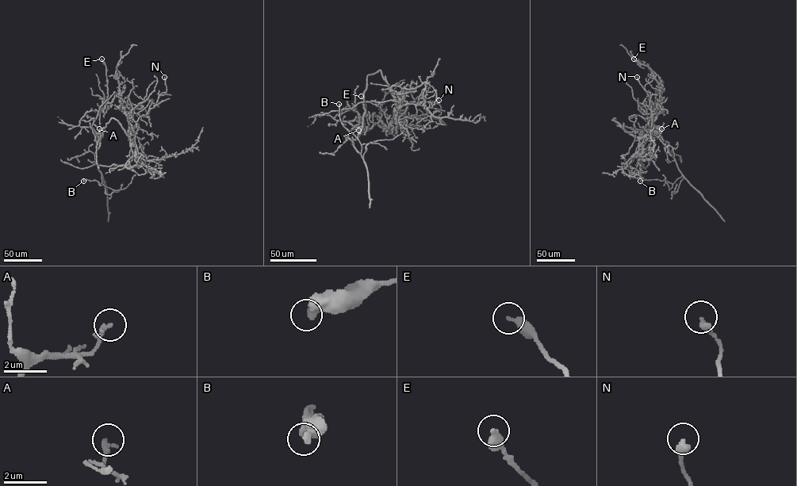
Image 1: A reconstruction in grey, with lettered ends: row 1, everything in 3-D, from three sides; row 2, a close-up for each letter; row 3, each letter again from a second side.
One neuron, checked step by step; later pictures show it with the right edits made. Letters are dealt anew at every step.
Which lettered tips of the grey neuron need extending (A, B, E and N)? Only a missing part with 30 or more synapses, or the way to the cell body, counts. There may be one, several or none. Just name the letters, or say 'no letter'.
no letter

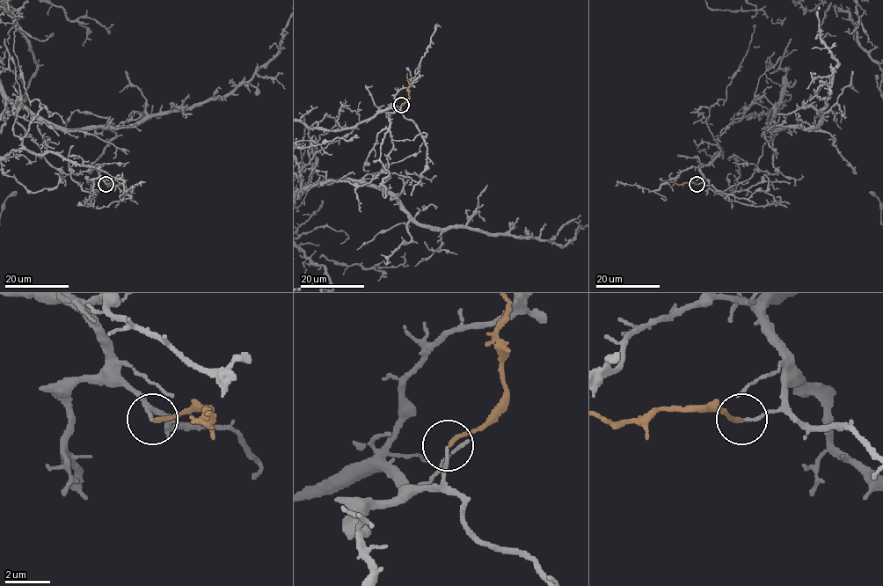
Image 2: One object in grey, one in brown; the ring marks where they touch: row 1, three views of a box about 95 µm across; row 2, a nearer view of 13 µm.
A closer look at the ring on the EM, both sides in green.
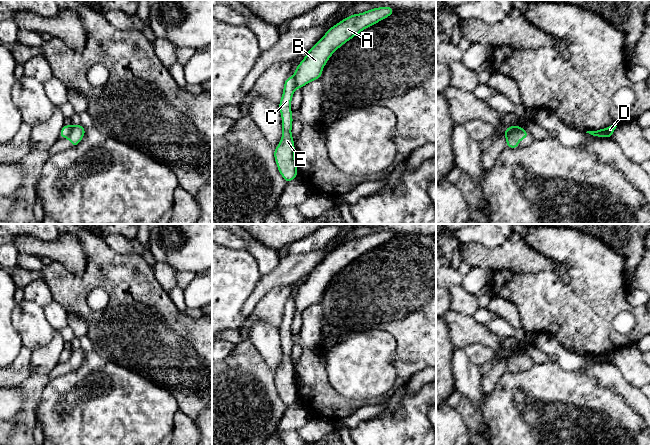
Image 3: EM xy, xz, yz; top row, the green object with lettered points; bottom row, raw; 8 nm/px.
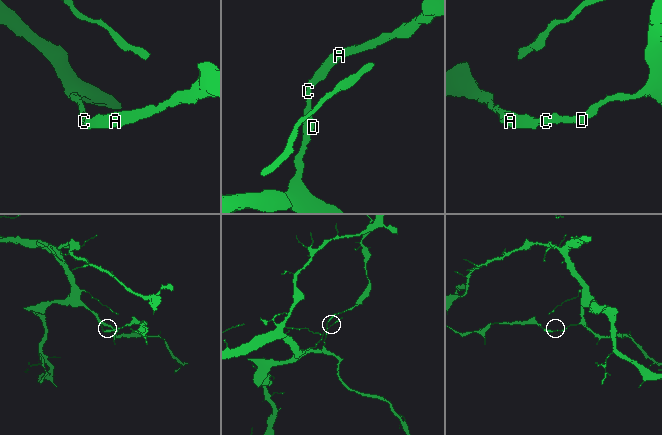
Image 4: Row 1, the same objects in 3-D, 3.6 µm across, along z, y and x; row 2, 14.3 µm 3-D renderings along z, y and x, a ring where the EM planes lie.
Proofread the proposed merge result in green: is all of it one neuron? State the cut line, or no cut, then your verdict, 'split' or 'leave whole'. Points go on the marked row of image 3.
cut xy (72, 126), (66, 137); split

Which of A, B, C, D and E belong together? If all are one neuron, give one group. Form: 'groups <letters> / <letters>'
groups A B / C D E

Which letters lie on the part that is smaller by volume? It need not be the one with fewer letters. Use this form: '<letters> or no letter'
A, B

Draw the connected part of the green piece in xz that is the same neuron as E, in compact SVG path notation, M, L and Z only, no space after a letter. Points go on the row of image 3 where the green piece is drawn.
M287 77L284 83L282 98L279 102L280 114L282 117L282 138L274 150L274 158L278 170L286 183L297 178L297 164L295 160L295 147L292 138L292 111L291 100L295 90L294 77Z

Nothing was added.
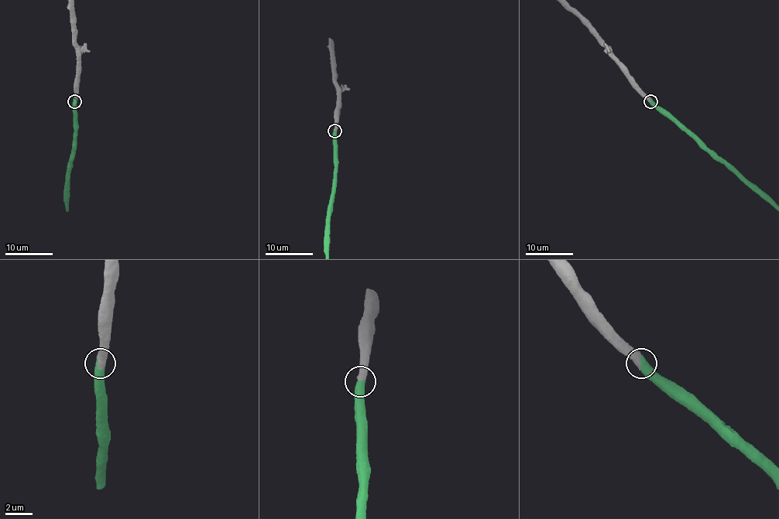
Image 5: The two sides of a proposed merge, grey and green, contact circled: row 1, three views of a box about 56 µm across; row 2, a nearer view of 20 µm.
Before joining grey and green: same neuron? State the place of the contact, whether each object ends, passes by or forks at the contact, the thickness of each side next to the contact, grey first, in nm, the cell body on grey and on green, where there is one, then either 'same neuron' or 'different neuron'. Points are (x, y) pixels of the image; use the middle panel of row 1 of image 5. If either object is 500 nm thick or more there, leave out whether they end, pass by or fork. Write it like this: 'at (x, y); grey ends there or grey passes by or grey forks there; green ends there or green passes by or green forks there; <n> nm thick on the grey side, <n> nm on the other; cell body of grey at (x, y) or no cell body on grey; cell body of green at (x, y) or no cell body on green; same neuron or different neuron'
at (334, 131); 600 nm thick on the grey side, 600 nm on the other; no cell body on grey; no cell body on green; same neuron

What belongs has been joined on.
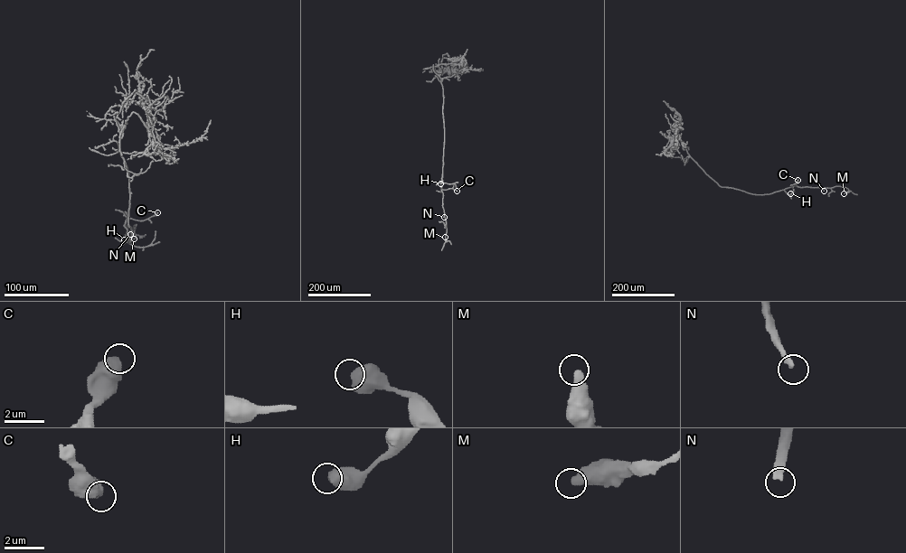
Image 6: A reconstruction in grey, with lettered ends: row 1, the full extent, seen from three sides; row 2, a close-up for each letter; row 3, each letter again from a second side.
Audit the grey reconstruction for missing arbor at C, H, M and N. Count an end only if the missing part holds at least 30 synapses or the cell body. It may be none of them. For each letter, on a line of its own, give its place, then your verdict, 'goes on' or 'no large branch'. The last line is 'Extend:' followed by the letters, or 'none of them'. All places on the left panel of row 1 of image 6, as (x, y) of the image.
C: at (157, 212); no large branch
H: at (124, 239); no large branch
M: at (134, 239); no large branch
N: at (130, 234); goes on
Extend: N

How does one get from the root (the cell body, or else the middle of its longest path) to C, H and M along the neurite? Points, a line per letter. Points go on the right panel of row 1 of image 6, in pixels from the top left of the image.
C: (715, 182), (721, 186), (762, 194), (793, 186), (797, 180)
H: (715, 182), (721, 186), (753, 194), (769, 194), (782, 190), (790, 193)
M: (715, 182), (721, 186), (757, 194), (771, 193), (795, 185), (843, 186), (848, 190), (844, 193)

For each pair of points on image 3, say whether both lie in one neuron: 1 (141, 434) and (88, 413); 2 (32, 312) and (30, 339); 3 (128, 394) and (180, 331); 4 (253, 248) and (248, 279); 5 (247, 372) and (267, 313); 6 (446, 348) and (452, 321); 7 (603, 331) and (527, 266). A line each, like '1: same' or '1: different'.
1: same
2: same
3: different
4: different
5: same
6: different
7: different

